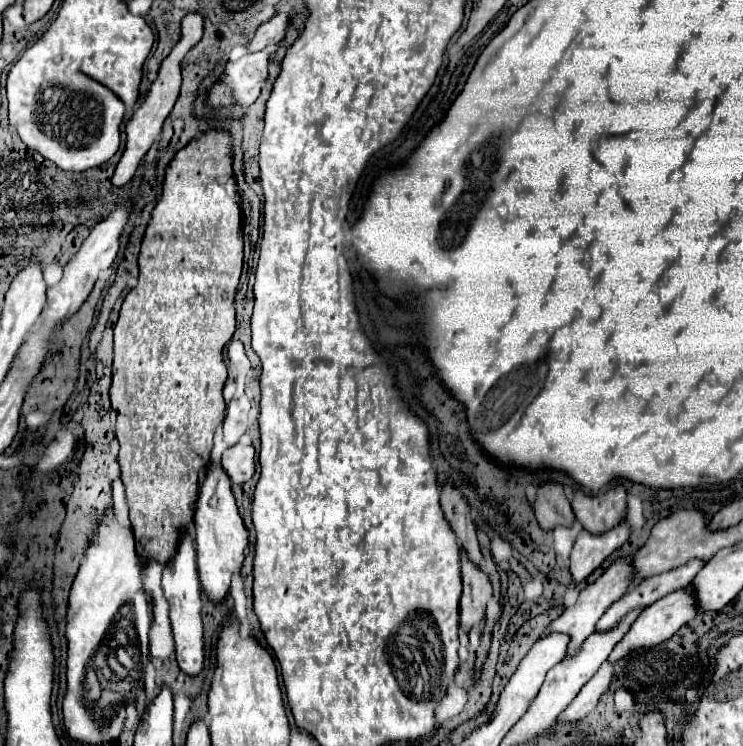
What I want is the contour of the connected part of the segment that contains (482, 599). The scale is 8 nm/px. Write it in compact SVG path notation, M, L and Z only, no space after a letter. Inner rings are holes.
M462 552L462 598L460 598L460 626L466 634L470 634L470 630L476 624L484 622L484 614L486 614L486 604L492 596L492 586L488 576L476 568L466 554Z

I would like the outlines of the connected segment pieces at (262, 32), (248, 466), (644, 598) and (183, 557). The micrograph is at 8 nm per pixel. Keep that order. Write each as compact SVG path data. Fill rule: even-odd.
M286 12L272 16L272 20L268 24L260 26L258 32L254 34L254 38L248 42L248 50L256 52L256 50L262 50L268 44L278 44L284 38L286 26L288 26L288 14Z
M236 444L222 452L222 468L236 484L244 484L254 476L254 448Z
M690 560L682 568L676 568L676 570L658 574L658 576L650 576L648 580L642 580L640 584L630 588L618 602L614 602L602 614L602 618L596 624L596 632L608 632L610 628L614 628L614 624L624 620L624 616L628 612L648 608L650 604L654 604L662 596L666 596L666 594L670 594L670 592L674 592L678 588L688 586L690 580L696 576L696 572L702 566L704 566L702 560Z
M186 532L186 536L180 540L178 552L170 560L170 564L164 566L162 590L170 604L170 622L172 622L172 636L174 636L178 666L186 676L196 678L204 670L204 624L200 616L202 600L200 600L200 582L198 582L198 570L196 570L196 548L190 532Z

